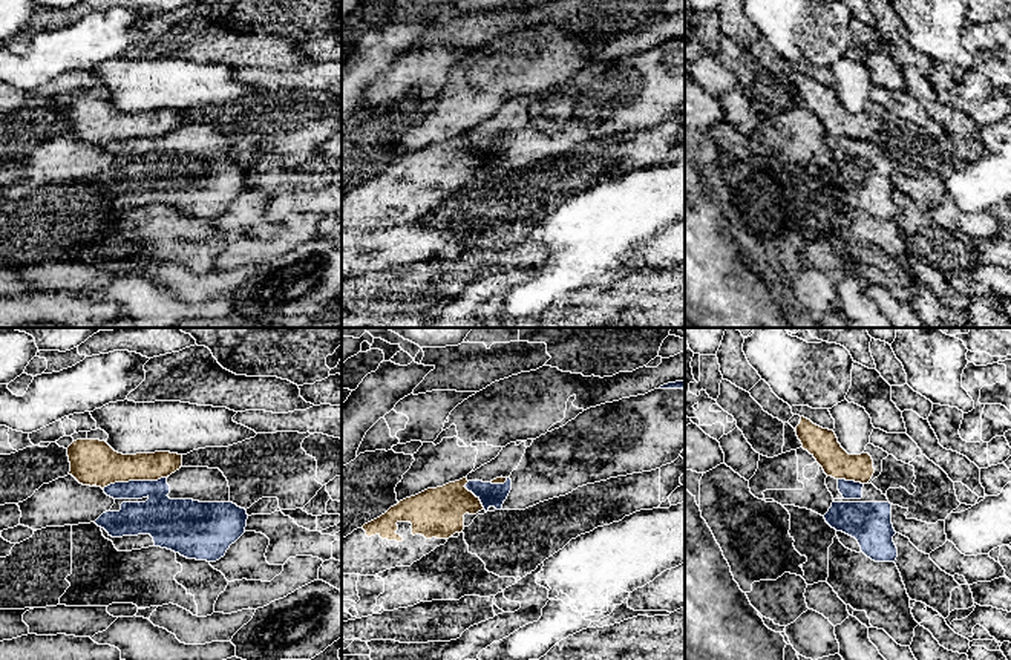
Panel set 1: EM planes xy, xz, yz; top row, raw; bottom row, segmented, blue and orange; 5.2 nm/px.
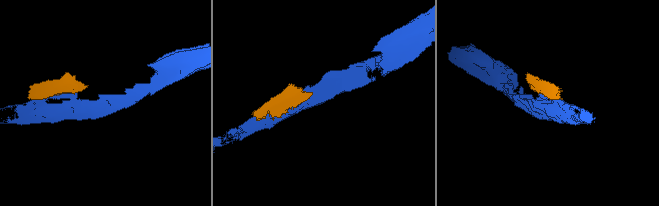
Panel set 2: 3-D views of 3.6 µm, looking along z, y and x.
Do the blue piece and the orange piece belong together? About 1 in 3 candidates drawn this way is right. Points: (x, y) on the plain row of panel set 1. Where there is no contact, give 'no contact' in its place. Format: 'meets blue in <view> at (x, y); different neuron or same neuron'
meets blue in xy at (135, 138); different neuron

